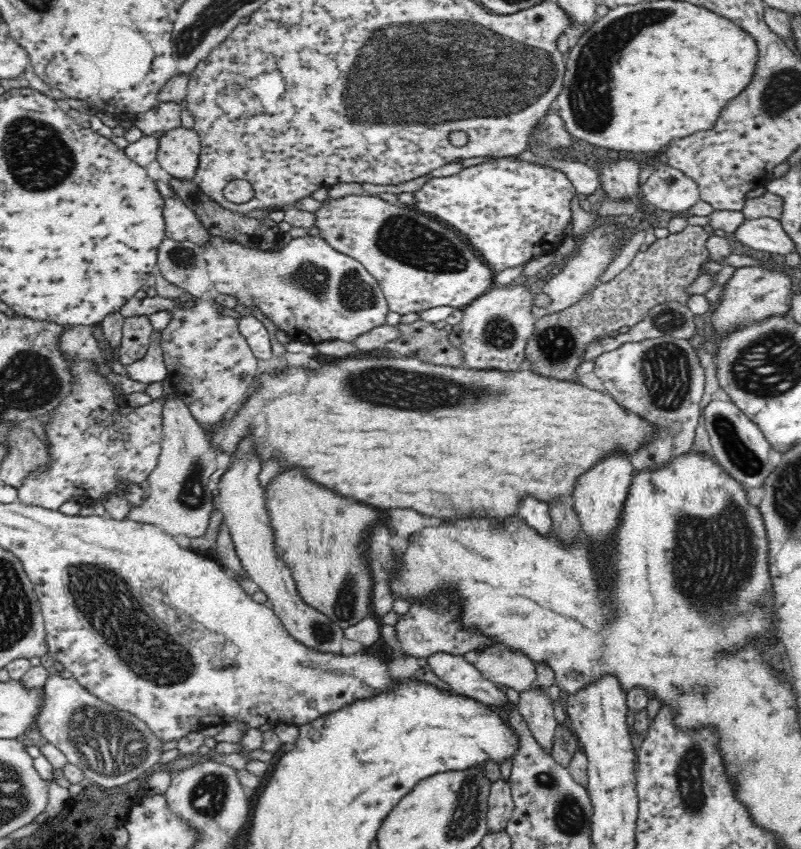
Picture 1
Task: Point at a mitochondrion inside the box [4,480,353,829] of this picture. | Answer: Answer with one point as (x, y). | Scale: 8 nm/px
(98, 592)

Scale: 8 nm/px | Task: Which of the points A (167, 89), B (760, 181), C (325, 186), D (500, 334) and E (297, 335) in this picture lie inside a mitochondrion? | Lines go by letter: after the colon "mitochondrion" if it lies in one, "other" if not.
A: other
B: other
C: other
D: mitochondrion
E: other

